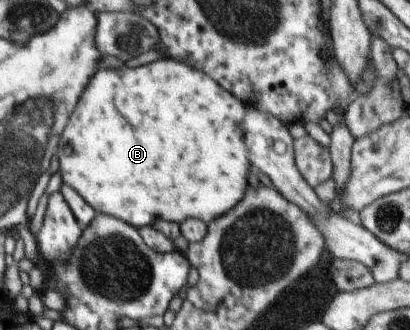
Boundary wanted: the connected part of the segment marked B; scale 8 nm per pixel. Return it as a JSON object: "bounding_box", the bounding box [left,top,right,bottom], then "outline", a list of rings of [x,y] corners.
{"bounding_box":[61,60,254,230],"outline":[[[157,60],[139,68],[109,68],[97,71],[97,76],[89,84],[89,90],[85,90],[85,98],[81,98],[81,106],[77,108],[77,114],[73,114],[73,122],[69,124],[69,130],[65,130],[65,138],[61,140],[61,174],[63,174],[63,184],[73,186],[89,204],[95,206],[98,213],[113,214],[115,218],[125,220],[131,224],[135,230],[142,226],[149,226],[157,216],[163,220],[173,220],[181,222],[185,218],[199,218],[209,224],[216,218],[223,217],[227,210],[231,210],[235,204],[240,204],[244,200],[243,192],[247,188],[247,174],[249,168],[254,170],[252,164],[247,160],[247,146],[243,142],[243,128],[245,128],[245,114],[248,108],[243,108],[243,100],[237,100],[229,92],[225,92],[215,80],[211,80],[207,74],[201,70],[195,70],[187,64],[173,60]]]}

